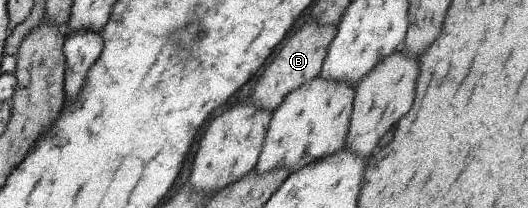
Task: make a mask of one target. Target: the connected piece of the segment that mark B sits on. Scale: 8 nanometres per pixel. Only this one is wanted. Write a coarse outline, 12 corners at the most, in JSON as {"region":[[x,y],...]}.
{"region":[[336,26],[286,38],[256,80],[252,104],[272,114],[318,77]]}

